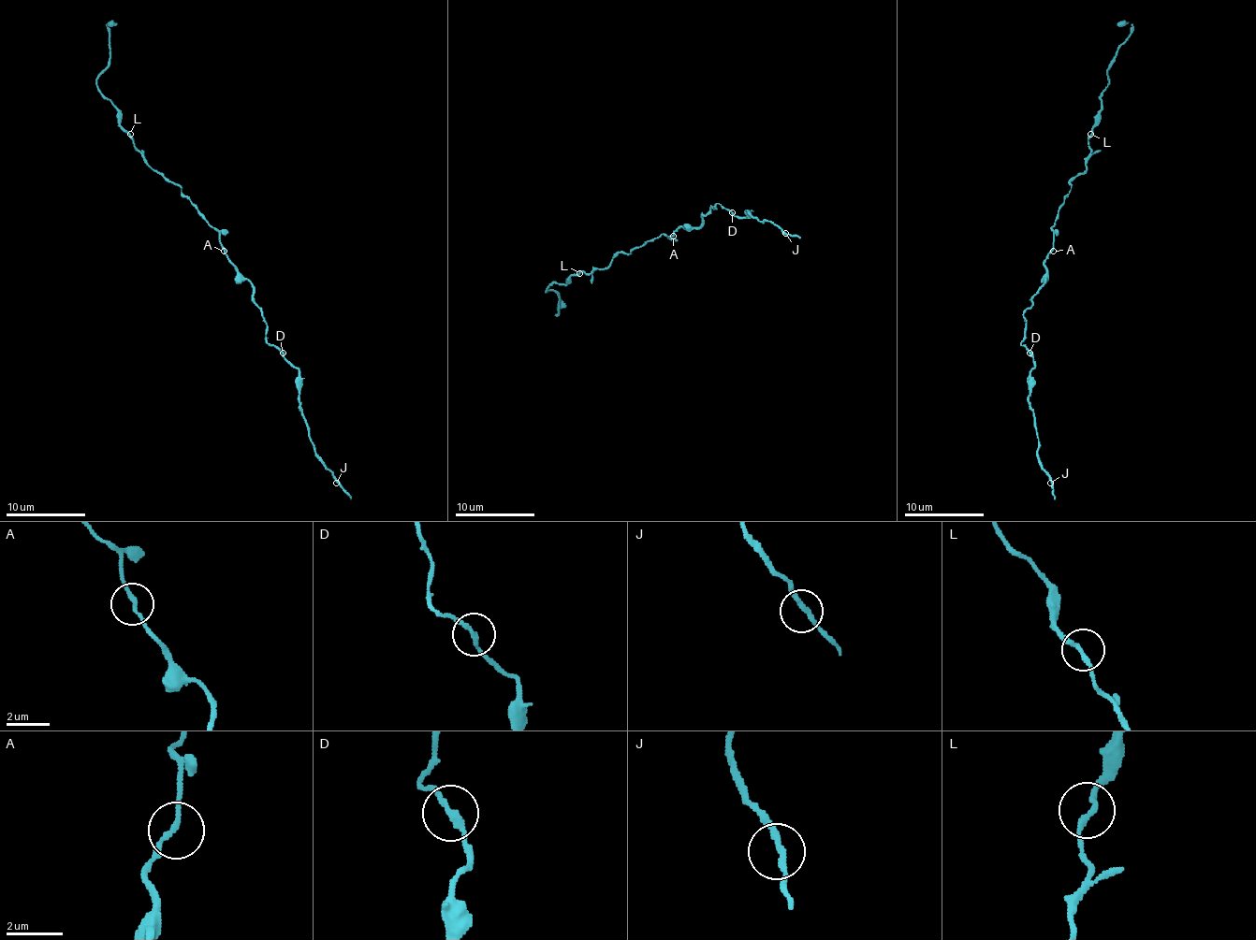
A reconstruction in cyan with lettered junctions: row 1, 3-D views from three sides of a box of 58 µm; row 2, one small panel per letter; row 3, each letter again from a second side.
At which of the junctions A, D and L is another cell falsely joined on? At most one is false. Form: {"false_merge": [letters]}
{"false_merge": []}

